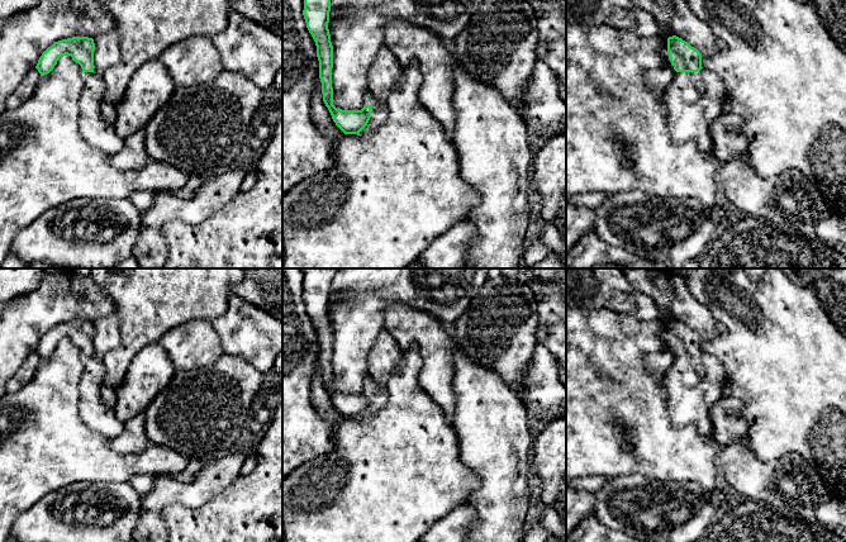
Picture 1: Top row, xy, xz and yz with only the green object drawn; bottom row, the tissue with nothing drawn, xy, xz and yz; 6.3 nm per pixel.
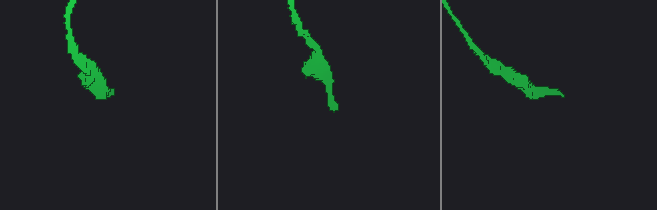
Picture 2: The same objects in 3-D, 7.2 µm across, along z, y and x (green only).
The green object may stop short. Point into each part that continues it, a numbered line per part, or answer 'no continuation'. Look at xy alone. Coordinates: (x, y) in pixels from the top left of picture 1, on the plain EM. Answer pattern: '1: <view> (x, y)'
1: xy (94, 412)

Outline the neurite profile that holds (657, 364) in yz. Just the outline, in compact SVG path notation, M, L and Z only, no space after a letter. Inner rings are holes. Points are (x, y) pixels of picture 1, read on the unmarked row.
M661 309L660 314L660 337L665 341L665 348L659 352L650 353L645 357L645 369L646 371L655 376L657 381L662 385L666 384L666 374L672 366L676 355L669 343L667 336L667 322L675 319L670 312Z

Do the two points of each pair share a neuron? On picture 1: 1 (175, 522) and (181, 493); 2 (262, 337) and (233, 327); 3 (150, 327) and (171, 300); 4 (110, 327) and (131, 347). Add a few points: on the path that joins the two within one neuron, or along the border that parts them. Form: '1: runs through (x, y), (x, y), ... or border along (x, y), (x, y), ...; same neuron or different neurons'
1: border along (208, 500), (167, 504), (165, 527); different neurons
2: runs through (255, 334), (241, 328); same neuron
3: runs through (152, 321), (165, 307); same neuron
4: border along (115, 309), (119, 342), (100, 359); different neurons

